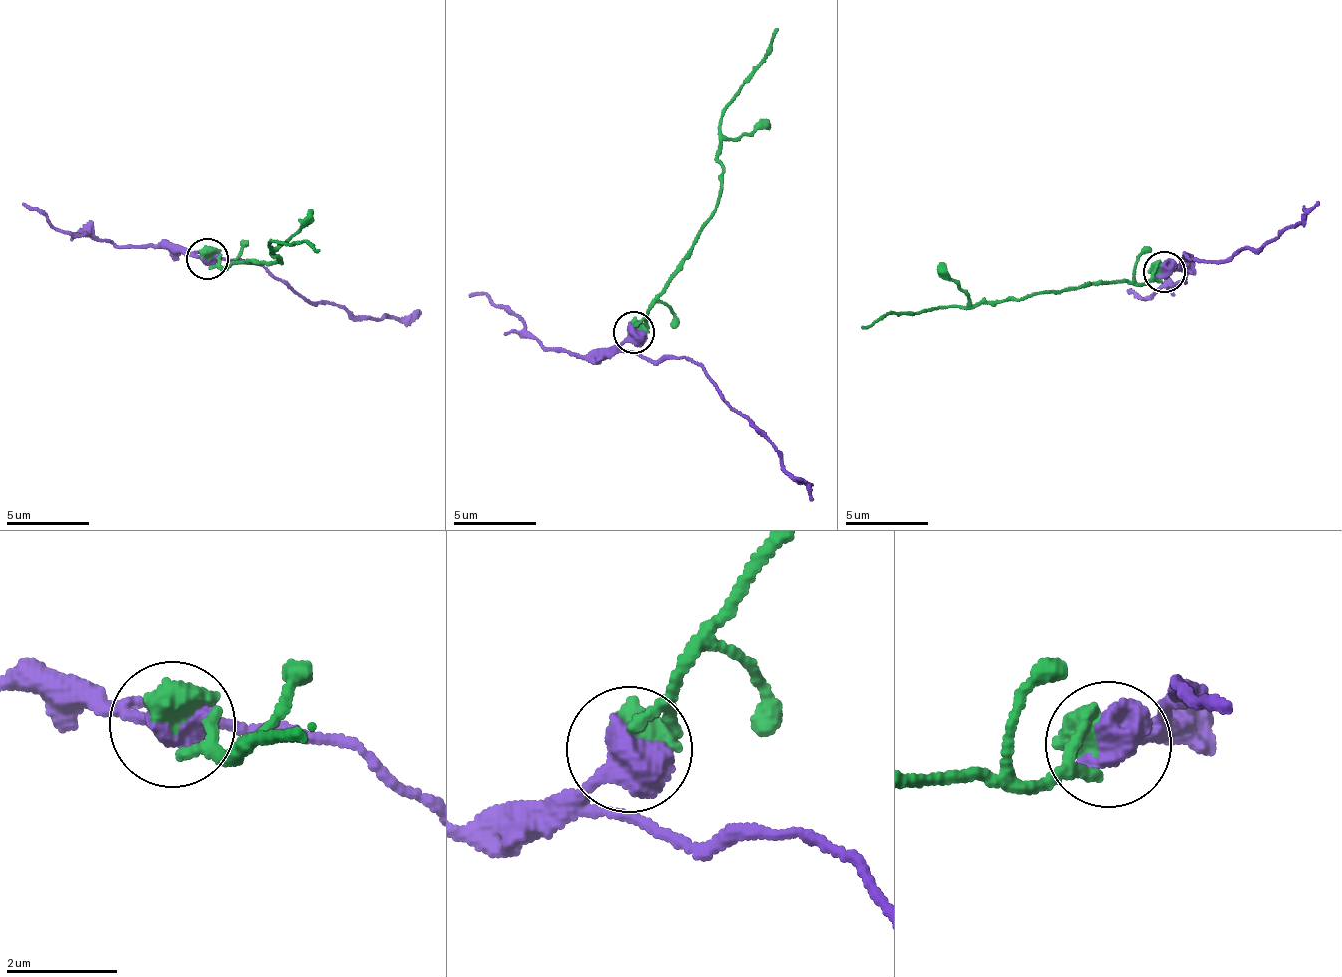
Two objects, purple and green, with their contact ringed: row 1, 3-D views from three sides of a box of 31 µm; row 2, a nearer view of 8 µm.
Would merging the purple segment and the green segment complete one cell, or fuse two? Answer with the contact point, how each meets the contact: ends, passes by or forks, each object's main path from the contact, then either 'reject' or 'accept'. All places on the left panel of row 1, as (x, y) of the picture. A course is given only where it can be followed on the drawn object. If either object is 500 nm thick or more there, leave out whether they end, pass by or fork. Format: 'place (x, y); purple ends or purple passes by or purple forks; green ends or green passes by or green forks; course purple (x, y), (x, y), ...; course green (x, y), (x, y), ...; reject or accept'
place (207, 258); course purple (208, 259), (216, 254), (262, 262), (307, 302), (372, 319), (423, 311); course green (208, 259), (221, 268), (249, 257), (280, 265), (269, 240), (318, 249); reject

